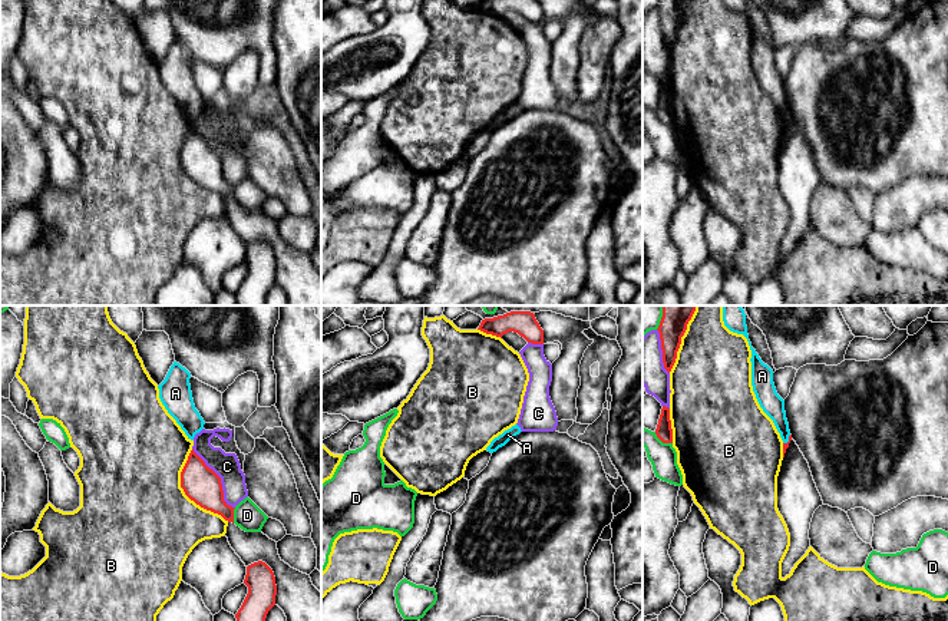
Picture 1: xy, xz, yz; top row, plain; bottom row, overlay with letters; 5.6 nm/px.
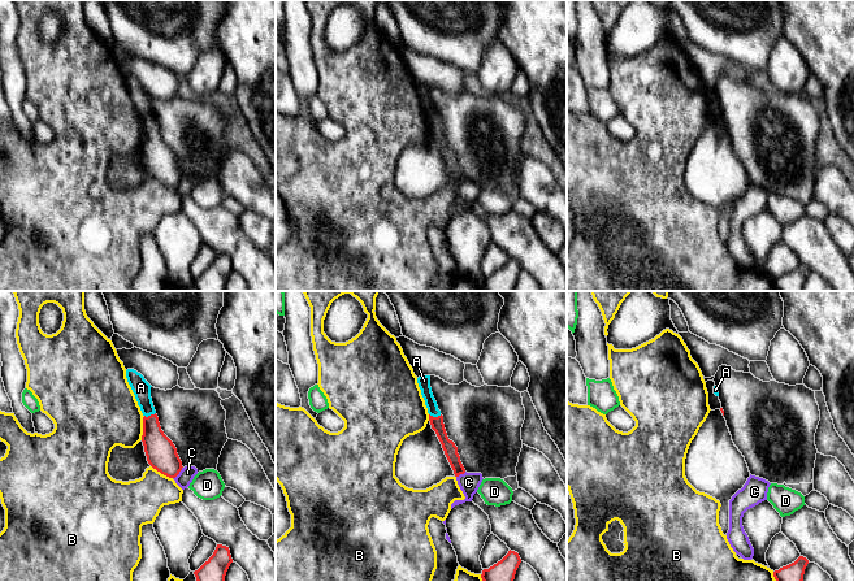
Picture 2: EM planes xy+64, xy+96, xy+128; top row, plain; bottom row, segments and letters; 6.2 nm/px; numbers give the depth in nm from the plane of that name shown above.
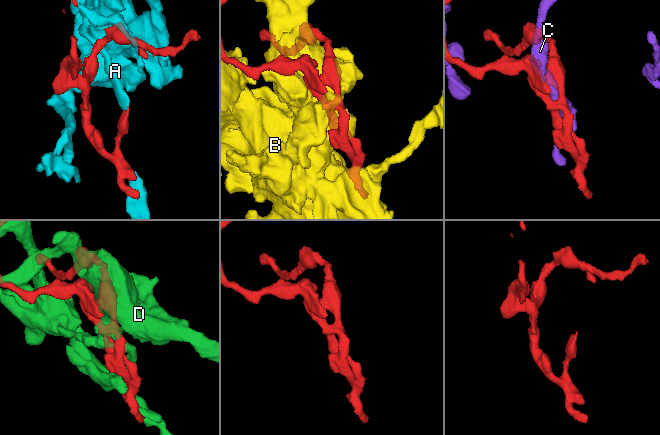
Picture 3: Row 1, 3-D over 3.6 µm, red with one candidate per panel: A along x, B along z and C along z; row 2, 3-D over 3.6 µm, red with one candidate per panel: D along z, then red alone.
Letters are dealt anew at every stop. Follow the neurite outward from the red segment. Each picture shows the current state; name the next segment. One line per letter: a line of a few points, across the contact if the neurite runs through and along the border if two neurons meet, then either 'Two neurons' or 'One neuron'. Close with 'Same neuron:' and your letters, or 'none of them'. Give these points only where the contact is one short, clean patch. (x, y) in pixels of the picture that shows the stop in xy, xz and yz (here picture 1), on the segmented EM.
A: One neuron
B: Two neurons
C: Two neurons
D: Two neurons
Same neuron: A

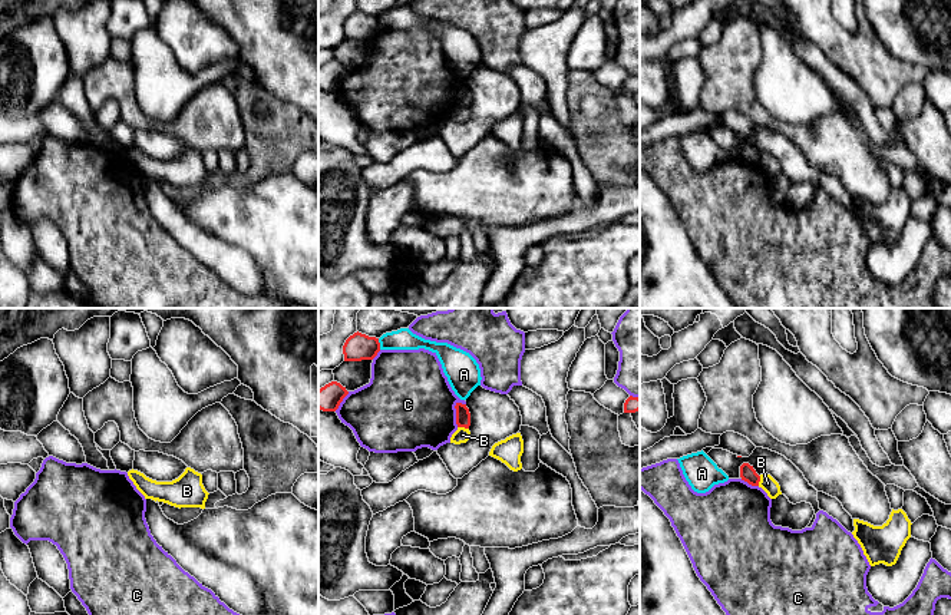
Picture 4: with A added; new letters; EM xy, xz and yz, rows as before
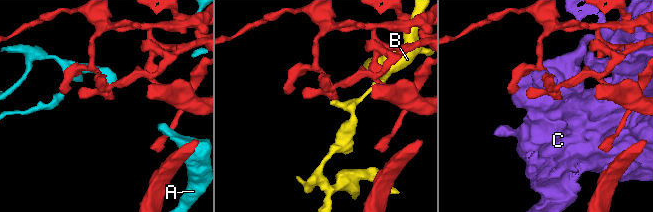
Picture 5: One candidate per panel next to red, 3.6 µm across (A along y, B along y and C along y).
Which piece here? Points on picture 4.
A: Two neurons
B: Line: xz (458, 426), (468, 429). Two neurons
C: Two neurons
Same neuron: none of them

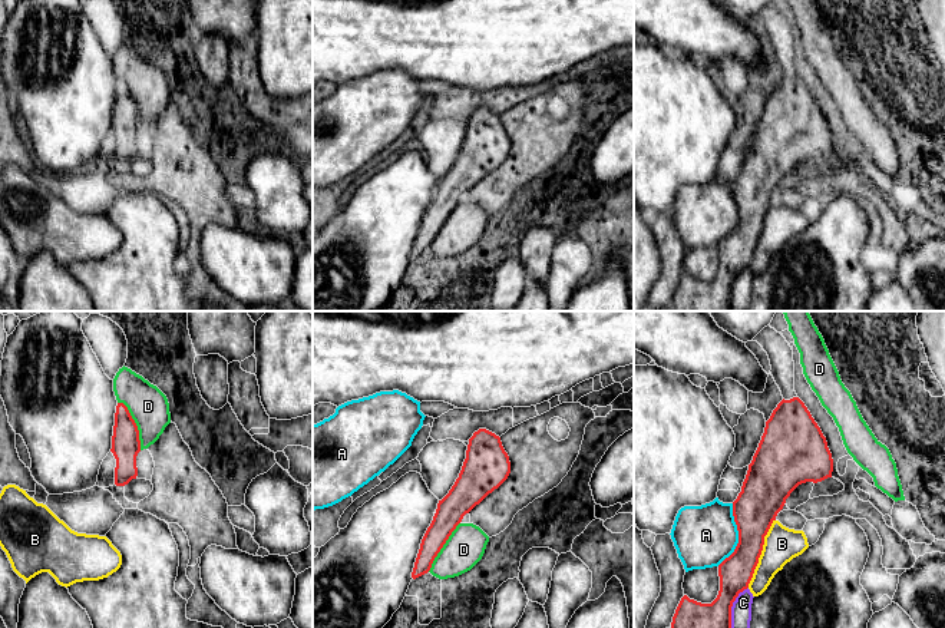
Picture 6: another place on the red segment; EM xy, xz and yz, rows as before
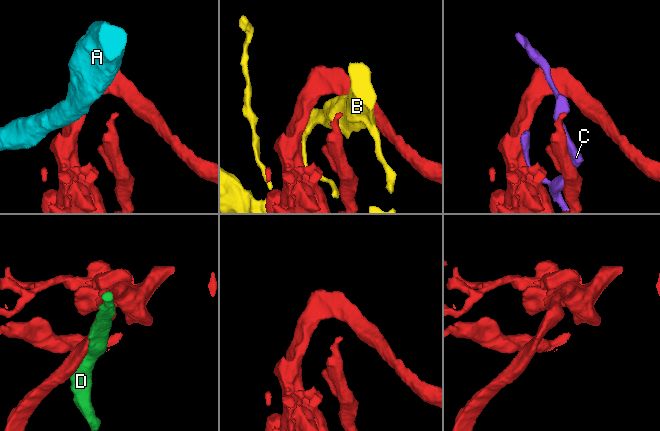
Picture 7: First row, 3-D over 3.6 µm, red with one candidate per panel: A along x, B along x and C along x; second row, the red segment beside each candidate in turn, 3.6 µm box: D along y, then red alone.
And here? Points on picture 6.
A: Two neurons
B: Two neurons
C: Two neurons
D: One neuron
Same neuron: D

